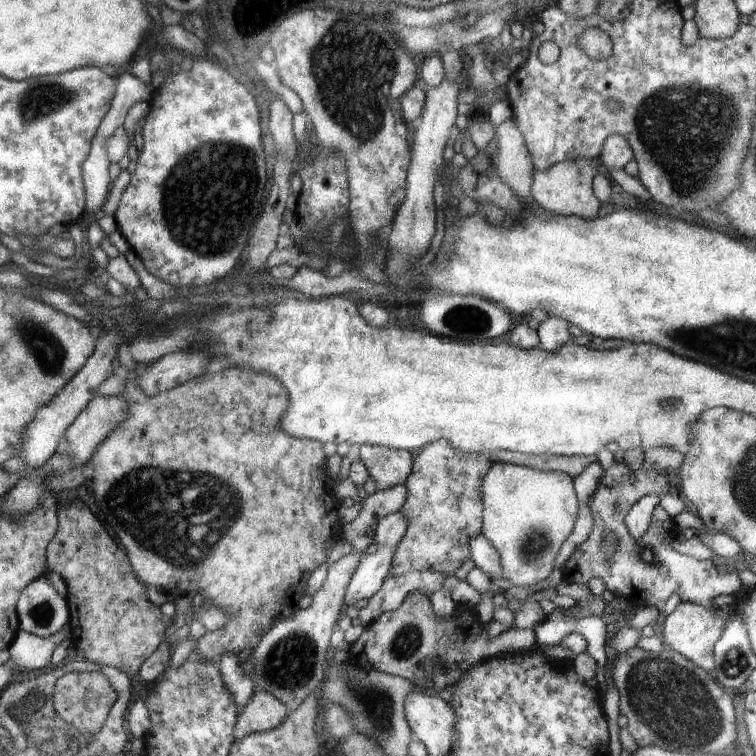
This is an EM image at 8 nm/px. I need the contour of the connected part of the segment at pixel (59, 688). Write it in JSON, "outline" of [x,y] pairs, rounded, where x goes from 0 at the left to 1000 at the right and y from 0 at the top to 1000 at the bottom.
{"outline":[[[124,889],[91,890],[82,894],[74,902],[69,925],[70,937],[79,950],[112,972],[114,978],[124,981],[157,922],[146,902],[134,890]]]}

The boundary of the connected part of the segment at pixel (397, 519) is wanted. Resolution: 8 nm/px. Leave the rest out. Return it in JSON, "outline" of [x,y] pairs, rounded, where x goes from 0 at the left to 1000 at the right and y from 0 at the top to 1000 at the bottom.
{"outline":[[[529,676],[501,688],[500,696],[497,696],[495,704],[493,720],[485,731],[478,735],[476,745],[460,775],[459,786],[455,791],[454,813],[456,812],[458,804],[463,800],[468,800],[475,792],[489,792],[505,776],[508,767],[515,762],[519,738],[536,709],[538,697],[540,688],[537,687],[537,681]]]}

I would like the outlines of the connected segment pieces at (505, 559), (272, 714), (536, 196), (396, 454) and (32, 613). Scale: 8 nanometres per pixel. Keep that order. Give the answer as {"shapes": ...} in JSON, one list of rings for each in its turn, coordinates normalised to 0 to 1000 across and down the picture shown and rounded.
{"shapes":[[[[653,612],[638,635],[636,661],[639,688],[636,706],[659,730],[663,742],[663,762],[679,774],[709,774],[726,765],[733,753],[733,741],[746,716],[758,704],[766,665],[758,634],[739,623],[714,623],[676,612]]],[[[341,910],[313,947],[311,980],[332,970],[365,964],[382,943],[380,935],[360,917]]],[[[792,209],[741,214],[721,226],[706,225],[704,263],[712,274],[728,282],[770,290],[790,288],[795,267],[784,257],[783,242],[784,237],[795,229],[796,217]]],[[[484,587],[476,590],[476,610],[497,638],[497,651],[515,648],[526,640],[534,642],[546,616],[542,598]]],[[[58,761],[42,767],[26,783],[20,804],[25,835],[52,844],[69,843],[91,824],[86,790],[74,783]]]]}

